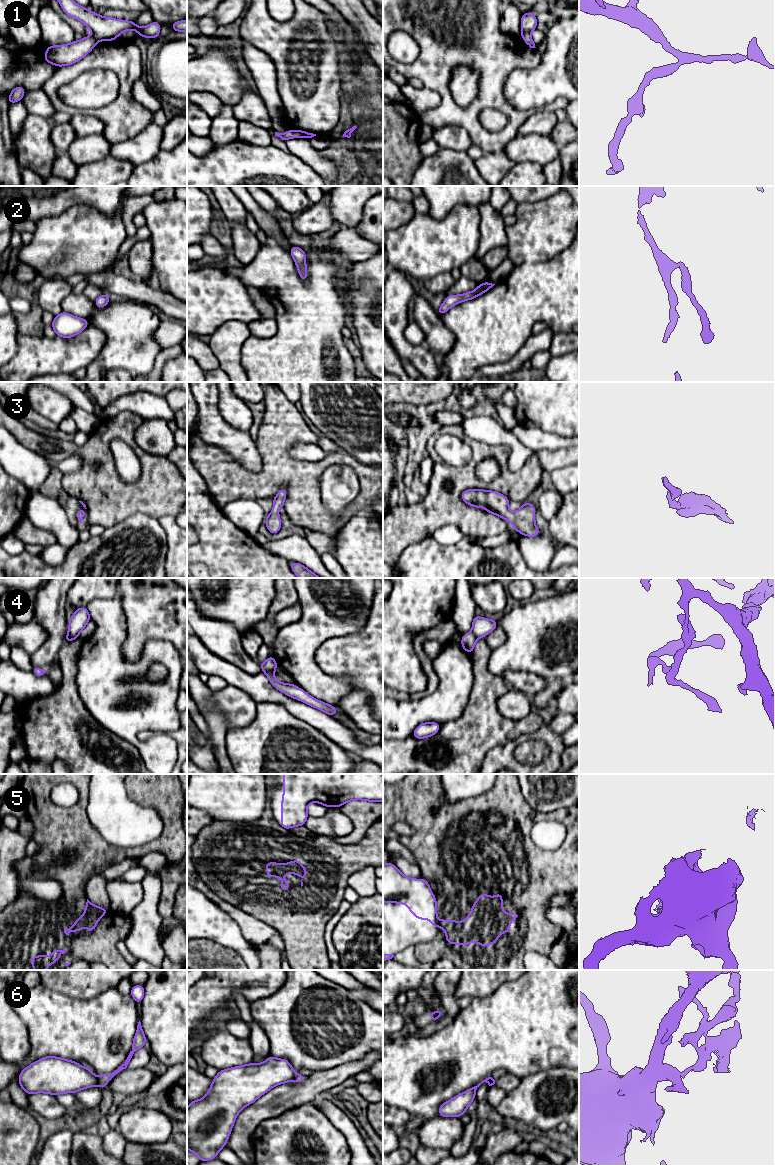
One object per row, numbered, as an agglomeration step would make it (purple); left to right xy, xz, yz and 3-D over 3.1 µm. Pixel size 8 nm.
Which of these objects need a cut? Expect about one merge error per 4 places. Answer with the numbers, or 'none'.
4, 5, 6

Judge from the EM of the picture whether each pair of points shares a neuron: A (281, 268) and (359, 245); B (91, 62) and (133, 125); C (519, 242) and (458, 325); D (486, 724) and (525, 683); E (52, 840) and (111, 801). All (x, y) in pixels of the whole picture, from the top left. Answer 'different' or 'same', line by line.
A: different
B: same
C: different
D: different
E: different

